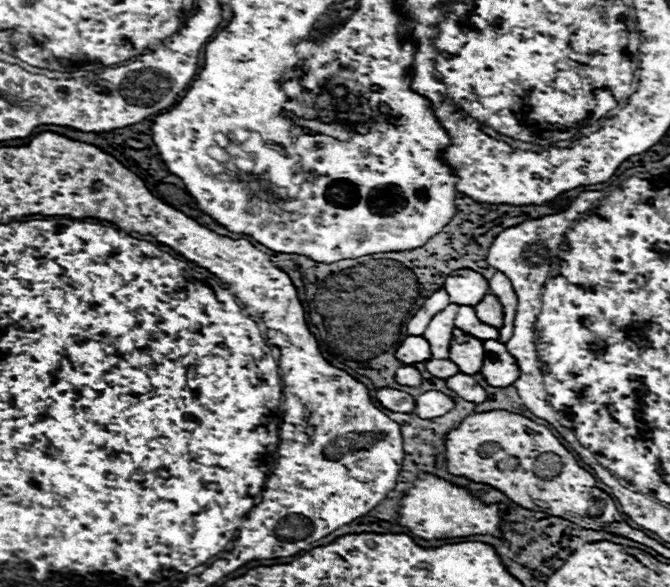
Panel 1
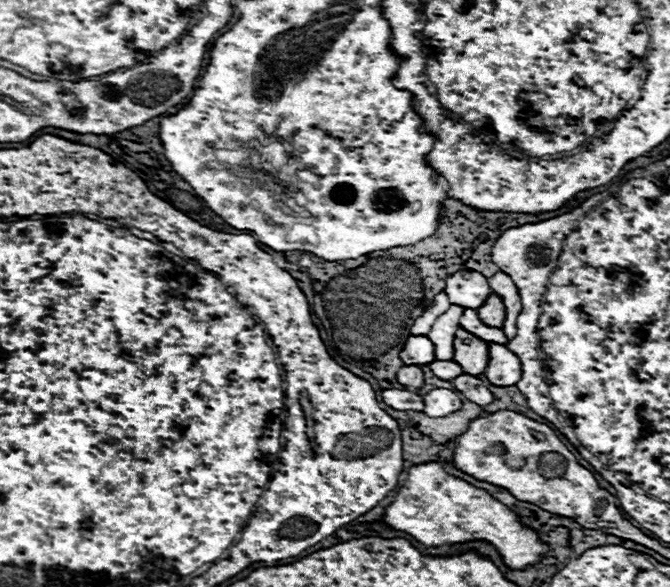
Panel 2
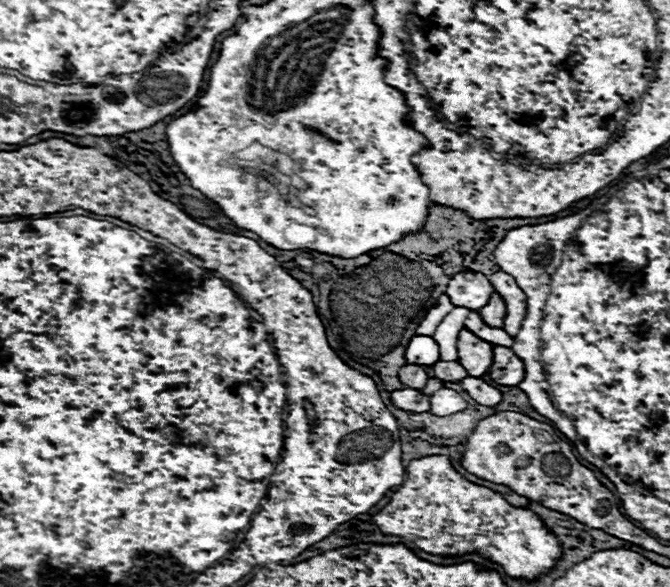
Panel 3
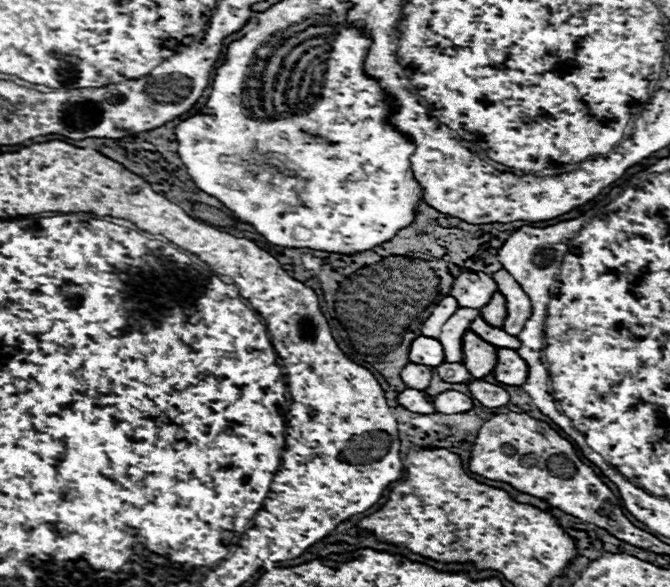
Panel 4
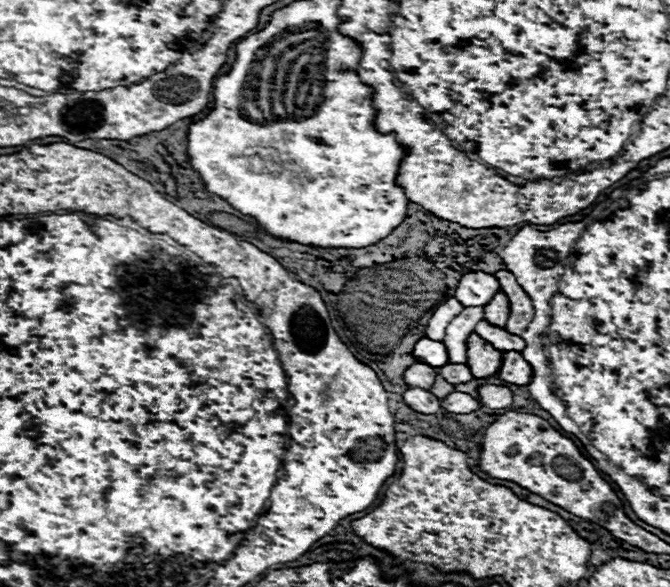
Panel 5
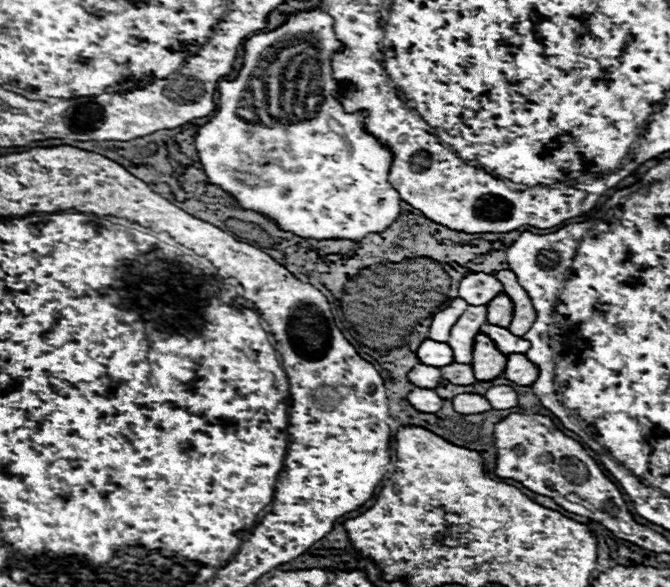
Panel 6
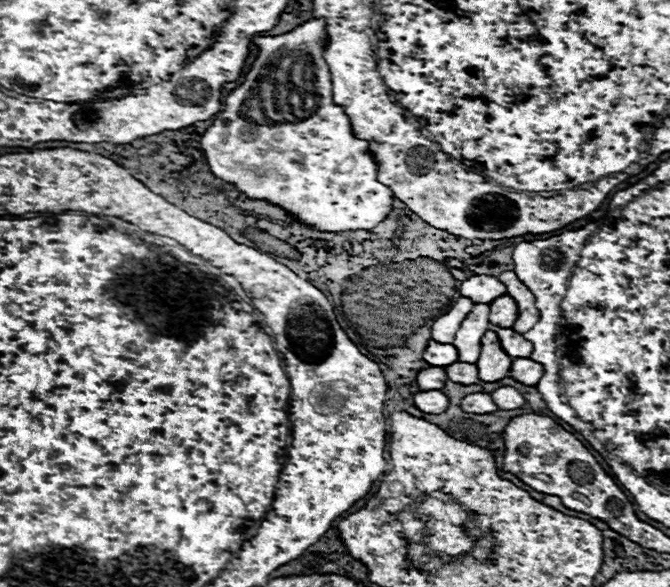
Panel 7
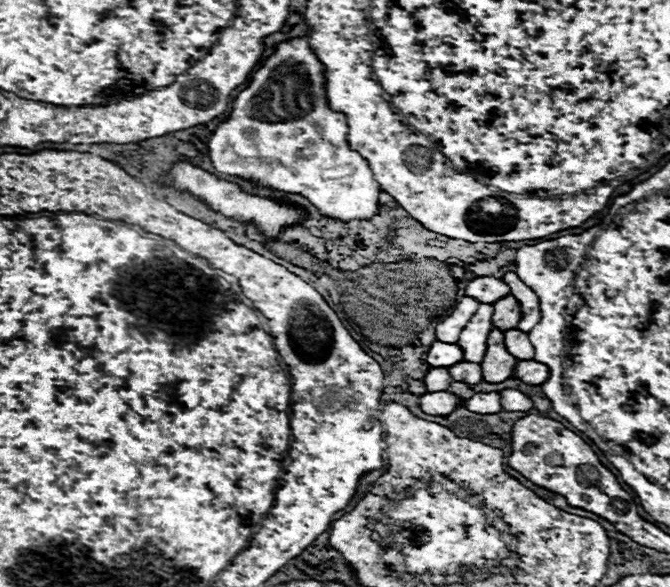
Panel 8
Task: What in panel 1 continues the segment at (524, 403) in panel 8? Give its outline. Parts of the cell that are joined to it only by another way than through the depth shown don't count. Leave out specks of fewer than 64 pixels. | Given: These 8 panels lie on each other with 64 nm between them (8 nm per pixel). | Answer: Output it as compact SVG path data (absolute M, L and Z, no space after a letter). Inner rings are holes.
M460 372L460 374L452 376L452 378L448 378L446 384L448 384L448 388L456 396L460 396L460 398L464 398L468 402L474 402L474 404L486 402L486 390L472 376L468 376L468 374Z

